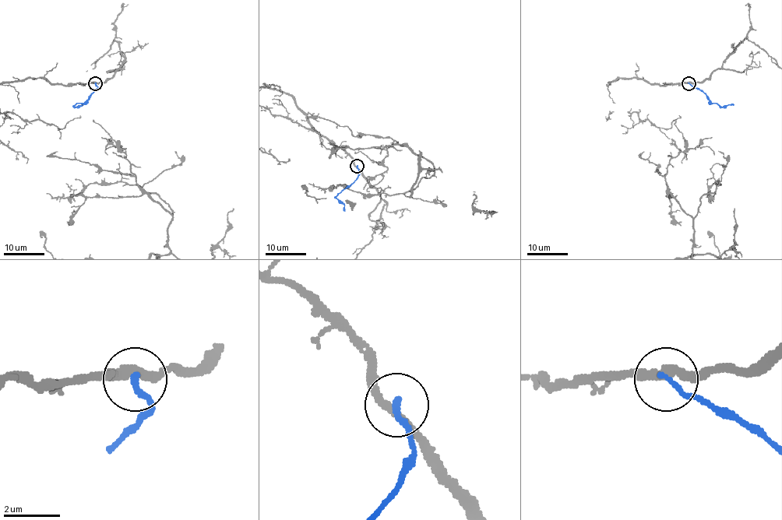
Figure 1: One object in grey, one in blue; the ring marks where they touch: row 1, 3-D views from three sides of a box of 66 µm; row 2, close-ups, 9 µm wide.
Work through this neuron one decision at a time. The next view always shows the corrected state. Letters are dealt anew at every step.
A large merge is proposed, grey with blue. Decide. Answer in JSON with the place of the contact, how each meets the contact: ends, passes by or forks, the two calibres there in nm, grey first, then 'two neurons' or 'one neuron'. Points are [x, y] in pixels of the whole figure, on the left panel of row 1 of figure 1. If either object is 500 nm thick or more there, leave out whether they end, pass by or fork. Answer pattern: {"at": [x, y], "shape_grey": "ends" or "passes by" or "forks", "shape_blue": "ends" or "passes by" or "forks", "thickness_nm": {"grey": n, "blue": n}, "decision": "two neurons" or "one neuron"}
{"at": [95, 83], "shape_grey": "passes by", "shape_blue": "ends", "thickness_nm": {"grey": 280, "blue": 200}, "decision": "two neurons"}

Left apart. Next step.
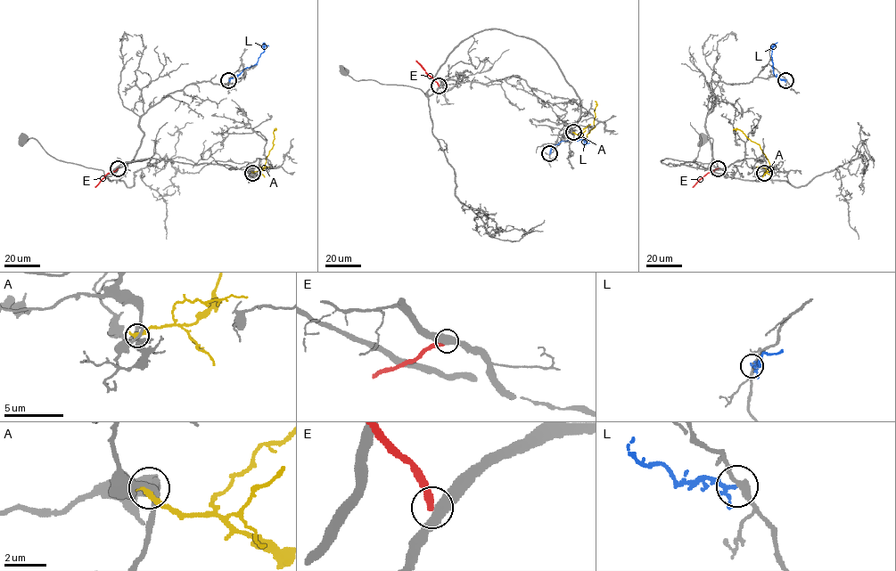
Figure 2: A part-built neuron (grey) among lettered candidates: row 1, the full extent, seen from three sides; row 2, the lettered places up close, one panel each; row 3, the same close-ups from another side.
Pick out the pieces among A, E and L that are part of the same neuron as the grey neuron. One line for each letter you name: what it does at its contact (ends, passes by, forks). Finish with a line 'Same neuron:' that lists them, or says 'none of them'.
Same neuron: none of them

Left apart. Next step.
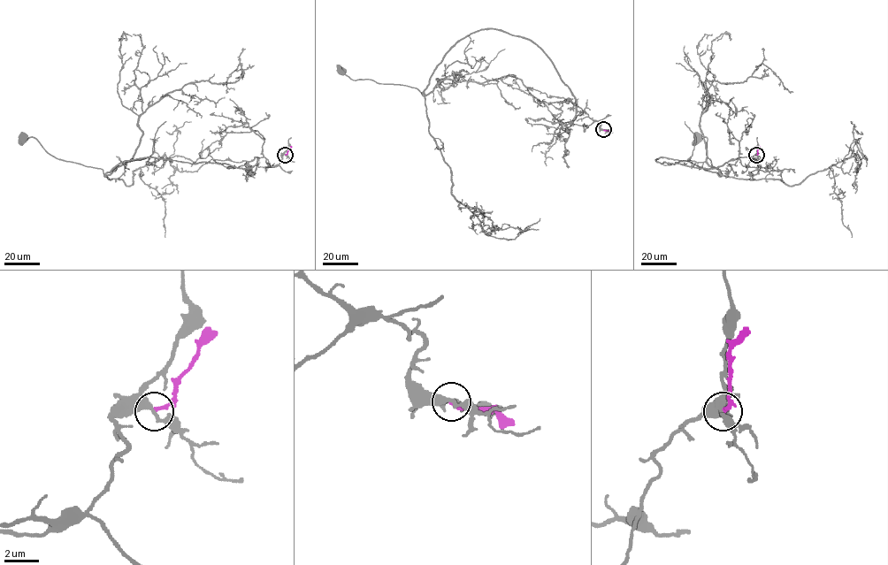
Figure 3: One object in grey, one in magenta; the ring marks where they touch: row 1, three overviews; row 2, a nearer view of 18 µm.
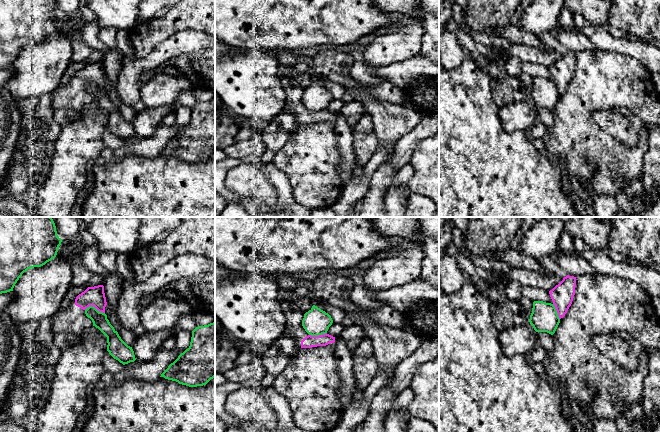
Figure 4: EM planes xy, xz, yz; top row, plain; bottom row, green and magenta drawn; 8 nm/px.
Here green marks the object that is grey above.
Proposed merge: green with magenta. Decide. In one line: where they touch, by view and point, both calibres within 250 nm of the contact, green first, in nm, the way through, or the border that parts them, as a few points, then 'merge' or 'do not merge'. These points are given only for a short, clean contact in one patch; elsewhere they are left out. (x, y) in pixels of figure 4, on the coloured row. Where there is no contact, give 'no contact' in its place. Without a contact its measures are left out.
xy (94, 307) | 120/160 nm | along xy (85, 308), (94, 306), (104, 313) | do not merge

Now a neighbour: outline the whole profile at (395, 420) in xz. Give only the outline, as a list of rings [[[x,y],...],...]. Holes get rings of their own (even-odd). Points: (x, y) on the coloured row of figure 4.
[[[391,405],[385,416],[385,432],[406,432],[408,414],[406,410]]]

